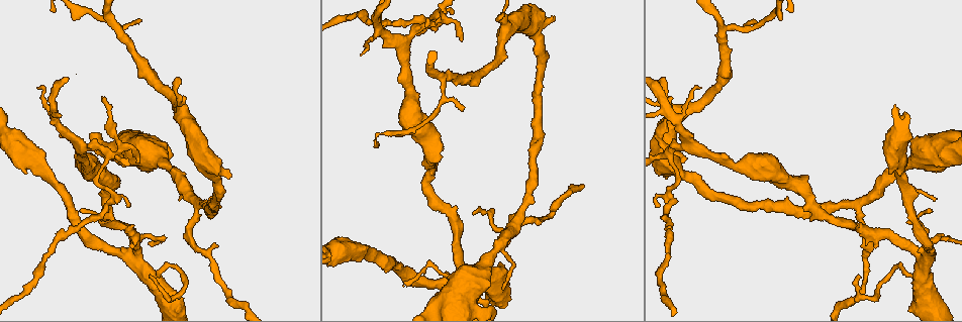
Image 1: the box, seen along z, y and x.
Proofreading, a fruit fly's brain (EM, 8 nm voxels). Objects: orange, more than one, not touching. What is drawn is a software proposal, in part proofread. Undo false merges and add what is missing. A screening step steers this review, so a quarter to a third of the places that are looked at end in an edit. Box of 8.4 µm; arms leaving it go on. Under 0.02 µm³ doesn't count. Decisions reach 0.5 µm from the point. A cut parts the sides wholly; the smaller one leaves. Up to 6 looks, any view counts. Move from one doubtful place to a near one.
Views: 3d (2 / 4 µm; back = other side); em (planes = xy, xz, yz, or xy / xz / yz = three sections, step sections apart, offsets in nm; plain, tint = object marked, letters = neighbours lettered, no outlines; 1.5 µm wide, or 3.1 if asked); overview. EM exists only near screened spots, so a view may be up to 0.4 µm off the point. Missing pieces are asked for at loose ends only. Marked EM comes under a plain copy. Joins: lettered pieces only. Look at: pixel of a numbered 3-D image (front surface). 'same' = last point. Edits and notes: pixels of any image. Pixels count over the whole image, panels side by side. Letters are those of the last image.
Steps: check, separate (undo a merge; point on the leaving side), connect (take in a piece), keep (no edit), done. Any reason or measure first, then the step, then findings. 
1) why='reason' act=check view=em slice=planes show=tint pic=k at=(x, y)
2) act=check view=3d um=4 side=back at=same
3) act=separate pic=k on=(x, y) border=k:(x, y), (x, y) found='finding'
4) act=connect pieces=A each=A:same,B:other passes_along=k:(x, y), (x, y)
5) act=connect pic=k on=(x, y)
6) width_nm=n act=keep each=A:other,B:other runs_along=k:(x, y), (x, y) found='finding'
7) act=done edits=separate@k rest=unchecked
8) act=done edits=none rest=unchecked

why='branch stops here' act=check view=3d um=2 pic=1 at=(474, 212)

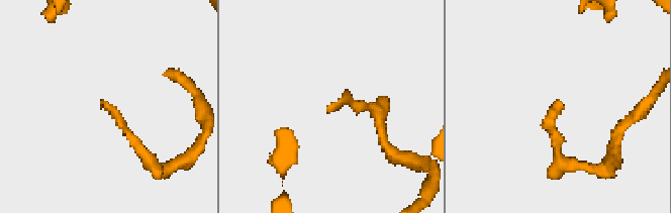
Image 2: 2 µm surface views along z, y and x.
why='now the EM' act=check view=em slice=yz step=8 show=tint pic=2 at=(331, 108)

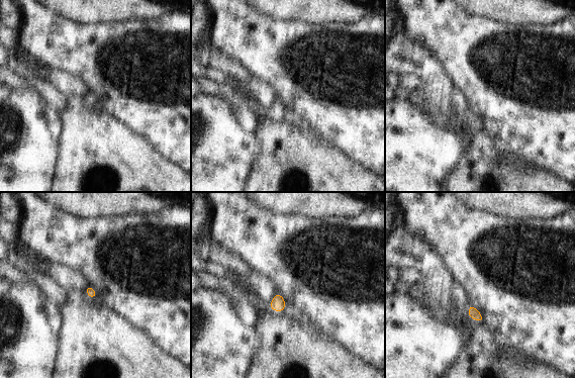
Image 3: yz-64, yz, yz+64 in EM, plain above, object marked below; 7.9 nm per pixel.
act=check view=em slice=planes show=letters at=same

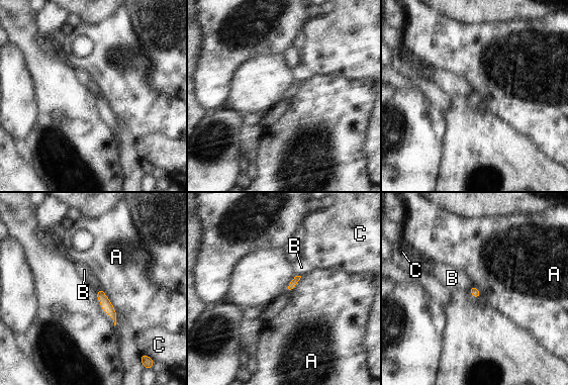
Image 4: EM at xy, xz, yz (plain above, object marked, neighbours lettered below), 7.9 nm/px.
longest_contact=A:240nm act=keep each=A:other,B:other,C:other border=4:(100, 288), (116, 312) found='none of them fits'

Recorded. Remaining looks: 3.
why='three arms meet' act=check view=3d um=2 pic=1 at=(858, 204)

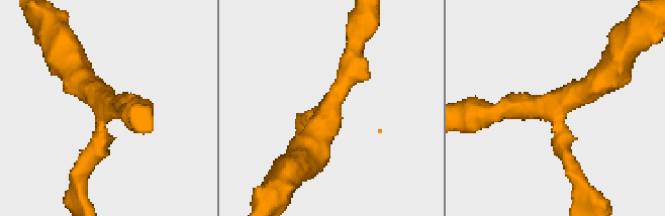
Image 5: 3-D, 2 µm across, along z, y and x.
arms=3 arm_widths_nm=170,220,280 act=check view=em slice=planes show=letters pic=5 at=(556, 106)

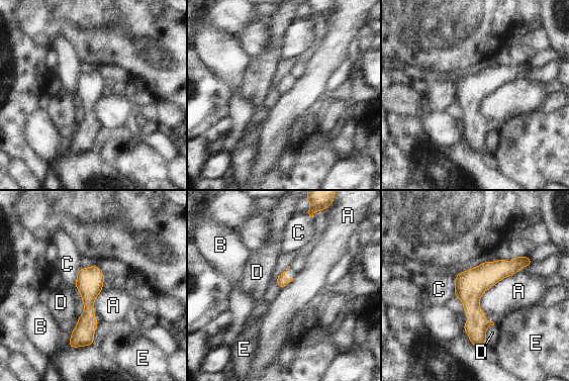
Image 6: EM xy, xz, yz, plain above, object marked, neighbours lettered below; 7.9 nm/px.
width_nm=90 act=keep each=A:other,B:other,C:other,D:other,E:other found='all the same neuron'

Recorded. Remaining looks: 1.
act=done edits=none rest=unchecked

